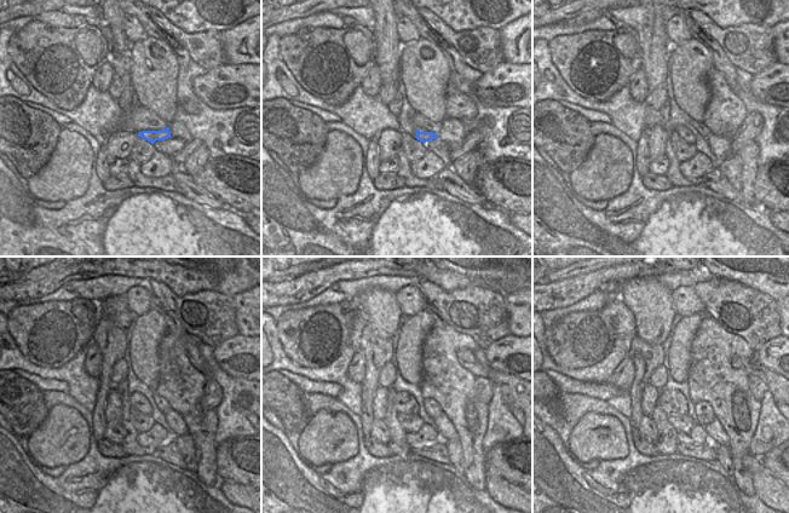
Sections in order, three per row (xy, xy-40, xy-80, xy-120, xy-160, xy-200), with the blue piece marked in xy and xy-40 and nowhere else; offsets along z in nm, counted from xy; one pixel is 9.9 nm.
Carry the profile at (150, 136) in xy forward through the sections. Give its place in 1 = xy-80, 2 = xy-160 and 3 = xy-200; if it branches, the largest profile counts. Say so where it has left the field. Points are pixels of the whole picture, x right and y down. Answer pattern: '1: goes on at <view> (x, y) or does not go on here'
1: goes on at xy-80 (683, 132)
2: goes on at xy-160 (403, 402)
3: goes on at xy-200 (672, 402)

